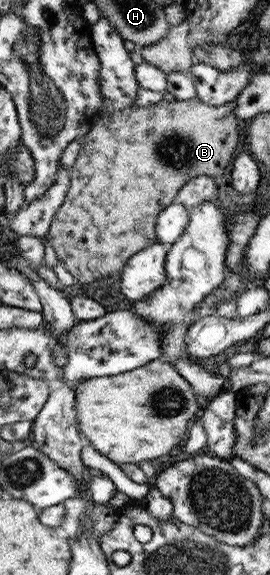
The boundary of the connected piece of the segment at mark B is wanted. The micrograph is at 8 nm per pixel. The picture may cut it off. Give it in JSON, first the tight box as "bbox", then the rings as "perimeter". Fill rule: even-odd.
{"bbox":[43,99,239,284],"perimeter":[[[197,99],[161,100],[148,107],[131,103],[121,111],[101,117],[93,125],[81,139],[81,150],[69,170],[71,183],[67,197],[43,237],[77,282],[89,284],[120,273],[132,256],[157,242],[157,216],[174,202],[185,183],[197,176],[214,178],[225,173],[239,145],[239,123],[234,109],[235,100],[223,105],[209,105]]]}

